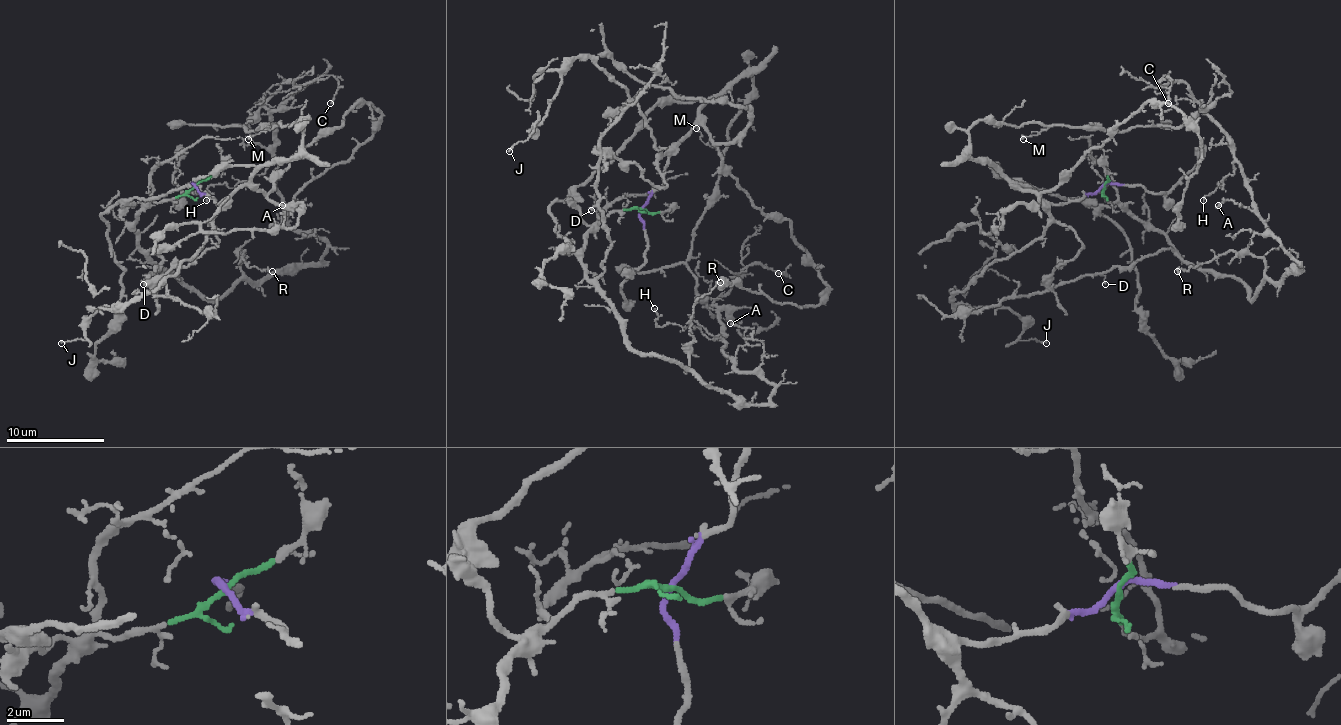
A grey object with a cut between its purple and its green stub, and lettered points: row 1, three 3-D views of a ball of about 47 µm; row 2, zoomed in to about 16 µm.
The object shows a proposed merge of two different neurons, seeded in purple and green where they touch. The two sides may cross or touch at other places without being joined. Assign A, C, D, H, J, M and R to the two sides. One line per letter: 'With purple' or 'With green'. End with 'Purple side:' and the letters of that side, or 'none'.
A: With green
C: With green
D: With green
H: With green
J: With purple
M: With purple
R: With green
Purple side: J, M

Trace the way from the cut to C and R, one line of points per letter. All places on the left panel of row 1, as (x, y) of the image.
C: (193, 186), (134, 220), (161, 269), (223, 299), (316, 265), (264, 102), (328, 75), (331, 102)
R: (193, 186), (151, 201), (134, 220), (137, 245), (218, 299), (242, 274), (245, 250), (250, 267), (272, 272)

